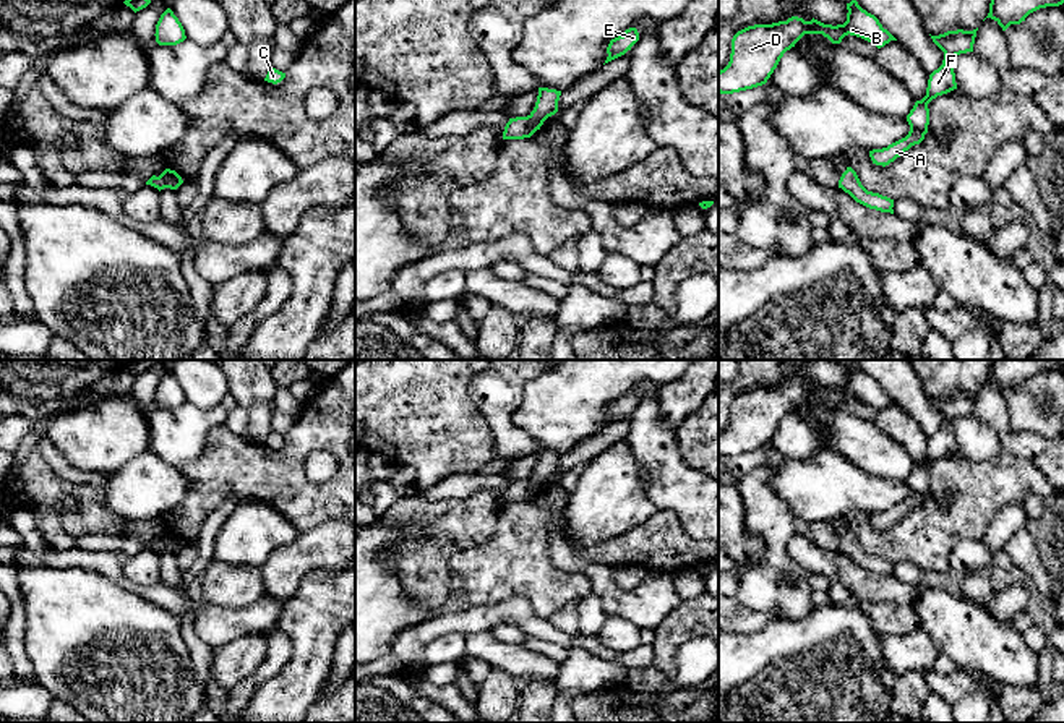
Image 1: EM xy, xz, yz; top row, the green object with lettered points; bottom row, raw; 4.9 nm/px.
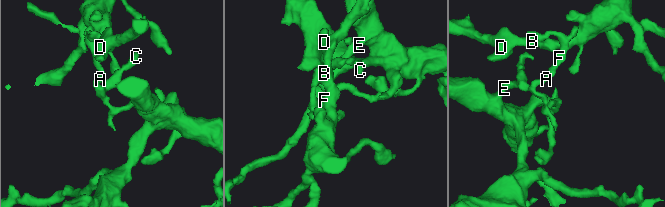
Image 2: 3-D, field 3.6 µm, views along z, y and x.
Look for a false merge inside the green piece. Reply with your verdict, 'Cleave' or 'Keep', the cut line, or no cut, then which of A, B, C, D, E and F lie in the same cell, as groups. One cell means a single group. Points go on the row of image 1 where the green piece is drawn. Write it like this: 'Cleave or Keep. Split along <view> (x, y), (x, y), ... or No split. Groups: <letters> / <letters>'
Cleave. Split along xz (519, 119), (524, 119), (536, 130). Groups: A B D F / C E

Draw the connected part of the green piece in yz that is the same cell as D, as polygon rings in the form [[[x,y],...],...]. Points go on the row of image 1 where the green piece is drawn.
[[[856,0],[847,3],[843,24],[824,24],[817,19],[804,21],[792,16],[772,24],[754,24],[738,31],[732,39],[728,65],[719,71],[719,92],[733,94],[767,83],[780,58],[804,34],[822,34],[832,44],[840,44],[845,36],[856,36],[877,49],[897,41],[879,19],[863,10]]]

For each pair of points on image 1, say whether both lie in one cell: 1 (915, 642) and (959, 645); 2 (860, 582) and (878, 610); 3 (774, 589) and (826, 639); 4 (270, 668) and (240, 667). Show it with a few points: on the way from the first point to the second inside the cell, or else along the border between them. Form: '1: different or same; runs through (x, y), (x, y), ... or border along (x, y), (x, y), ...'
1: different; border along (920, 626), (939, 652)
2: different; border along (857, 600), (889, 600), (910, 607)
3: different; border along (813, 608), (797, 618), (776, 616)
4: different; border along (268, 636), (268, 654), (263, 663), (229, 689)

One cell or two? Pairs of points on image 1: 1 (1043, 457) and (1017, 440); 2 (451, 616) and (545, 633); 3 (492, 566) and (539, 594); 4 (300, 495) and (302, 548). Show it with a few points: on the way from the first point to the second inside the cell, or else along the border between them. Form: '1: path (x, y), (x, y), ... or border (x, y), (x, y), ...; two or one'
1: path (1037, 451), (1024, 444); one
2: path (474, 616), (523, 616); one
3: path (503, 568), (513, 568), (527, 582); one
4: border (338, 519), (320, 522), (300, 532); two

